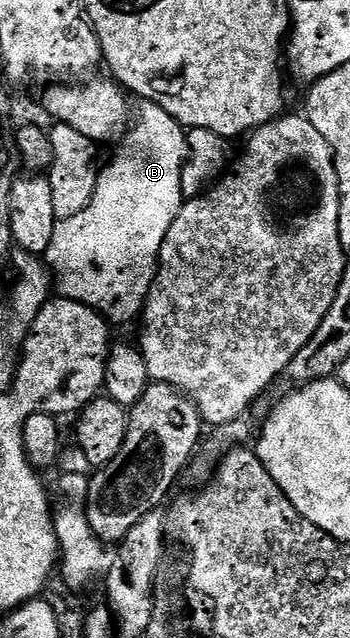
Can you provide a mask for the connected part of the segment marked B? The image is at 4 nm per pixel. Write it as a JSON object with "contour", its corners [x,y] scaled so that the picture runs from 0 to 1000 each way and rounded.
{"contour":[[[434,160],[400,161],[403,172],[397,176],[397,188],[371,196],[371,201],[354,208],[343,218],[346,226],[334,235],[320,241],[311,254],[291,259],[286,265],[277,295],[271,296],[266,313],[249,321],[240,332],[226,332],[214,339],[171,342],[160,346],[151,361],[149,381],[134,390],[129,408],[140,411],[143,417],[157,426],[157,439],[163,442],[160,455],[171,466],[220,470],[246,480],[263,481],[280,487],[314,506],[346,508],[363,505],[386,497],[386,500],[406,491],[406,483],[420,470],[423,458],[431,455],[434,442],[451,429],[454,401],[460,382],[469,381],[471,370],[480,368],[483,357],[491,356],[514,326],[529,312],[517,301],[517,270],[523,268],[526,254],[537,245],[534,208],[531,202],[514,196],[500,185],[483,182],[477,176],[454,165]]]}

